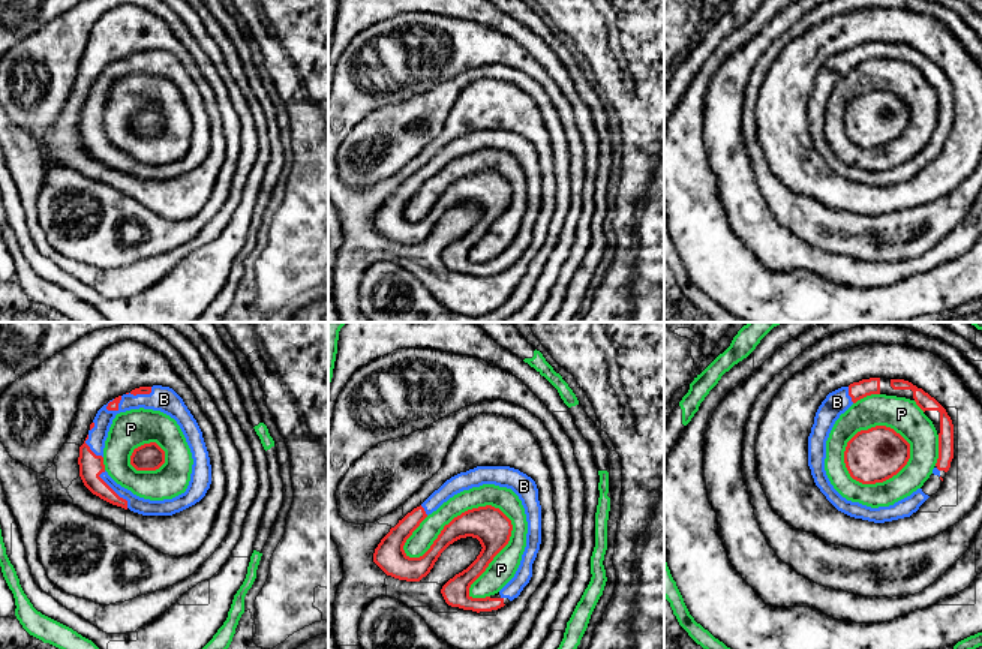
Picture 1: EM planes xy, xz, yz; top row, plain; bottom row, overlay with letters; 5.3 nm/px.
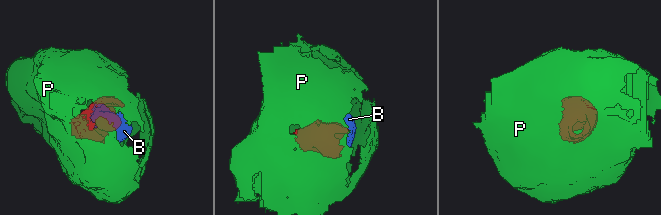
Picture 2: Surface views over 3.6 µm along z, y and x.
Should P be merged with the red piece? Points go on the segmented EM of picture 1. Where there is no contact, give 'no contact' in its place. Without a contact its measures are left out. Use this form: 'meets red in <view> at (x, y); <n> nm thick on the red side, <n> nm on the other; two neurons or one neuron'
meets red in xz at (455, 517); 200 nm thick on the red side, 120 nm on the other; two neurons

